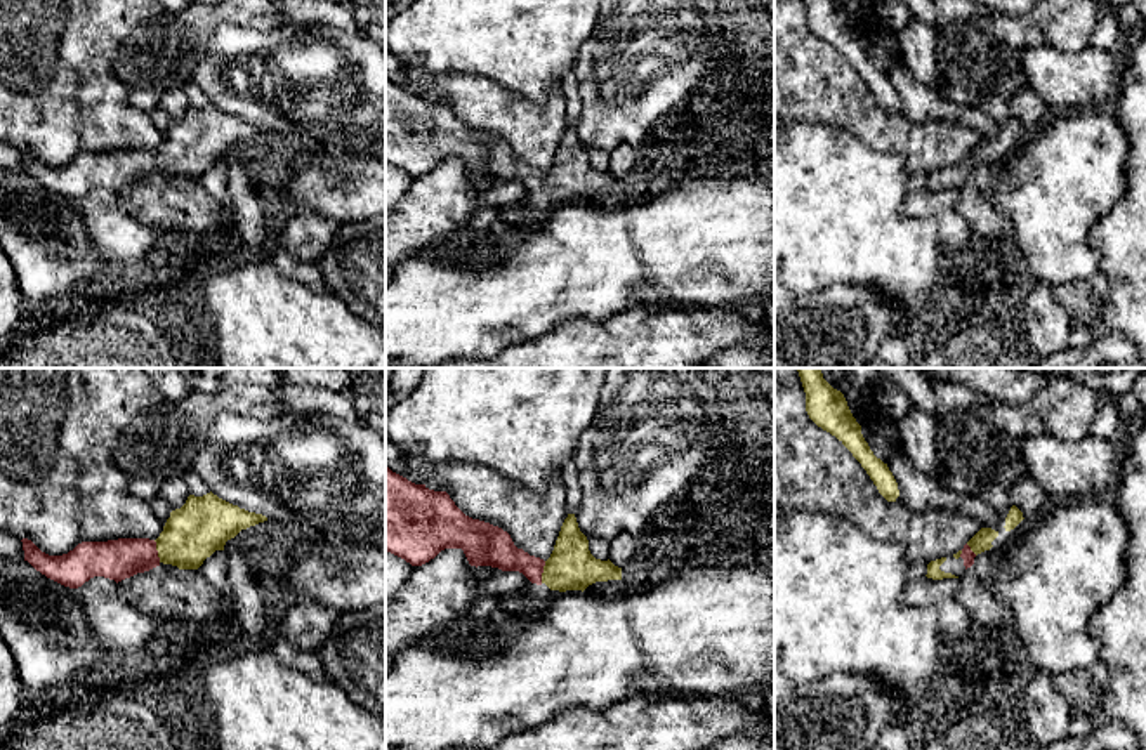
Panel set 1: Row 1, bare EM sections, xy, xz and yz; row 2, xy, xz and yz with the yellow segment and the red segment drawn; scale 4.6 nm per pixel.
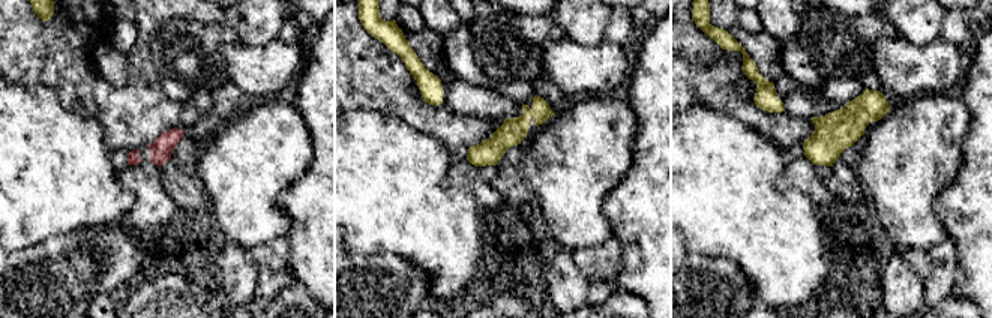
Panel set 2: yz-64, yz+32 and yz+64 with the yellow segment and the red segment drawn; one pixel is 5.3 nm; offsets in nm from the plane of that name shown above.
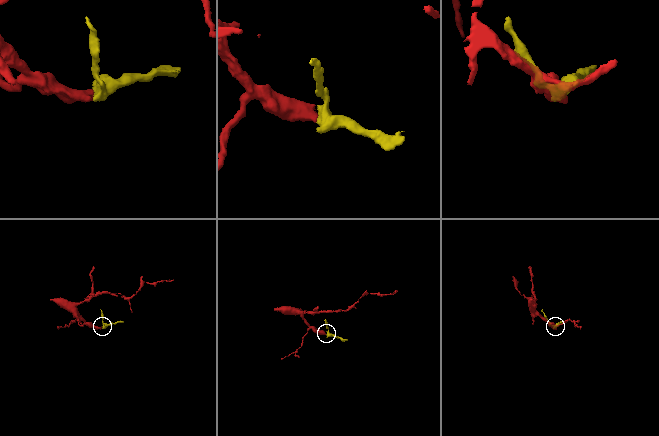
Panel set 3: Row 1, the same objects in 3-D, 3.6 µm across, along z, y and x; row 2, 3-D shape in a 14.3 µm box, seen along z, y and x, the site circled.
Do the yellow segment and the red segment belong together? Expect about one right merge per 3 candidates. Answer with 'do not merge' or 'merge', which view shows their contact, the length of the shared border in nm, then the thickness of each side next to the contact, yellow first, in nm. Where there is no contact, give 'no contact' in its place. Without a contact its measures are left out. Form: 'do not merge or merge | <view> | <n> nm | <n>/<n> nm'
merge | xy | 110 nm | 260/190 nm

